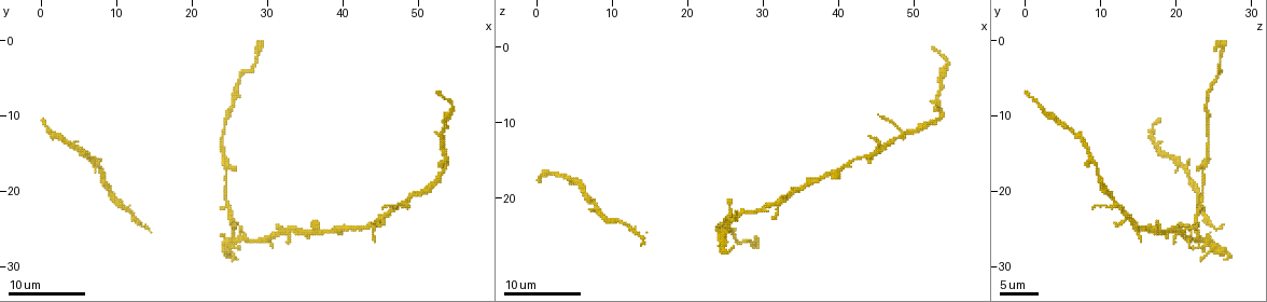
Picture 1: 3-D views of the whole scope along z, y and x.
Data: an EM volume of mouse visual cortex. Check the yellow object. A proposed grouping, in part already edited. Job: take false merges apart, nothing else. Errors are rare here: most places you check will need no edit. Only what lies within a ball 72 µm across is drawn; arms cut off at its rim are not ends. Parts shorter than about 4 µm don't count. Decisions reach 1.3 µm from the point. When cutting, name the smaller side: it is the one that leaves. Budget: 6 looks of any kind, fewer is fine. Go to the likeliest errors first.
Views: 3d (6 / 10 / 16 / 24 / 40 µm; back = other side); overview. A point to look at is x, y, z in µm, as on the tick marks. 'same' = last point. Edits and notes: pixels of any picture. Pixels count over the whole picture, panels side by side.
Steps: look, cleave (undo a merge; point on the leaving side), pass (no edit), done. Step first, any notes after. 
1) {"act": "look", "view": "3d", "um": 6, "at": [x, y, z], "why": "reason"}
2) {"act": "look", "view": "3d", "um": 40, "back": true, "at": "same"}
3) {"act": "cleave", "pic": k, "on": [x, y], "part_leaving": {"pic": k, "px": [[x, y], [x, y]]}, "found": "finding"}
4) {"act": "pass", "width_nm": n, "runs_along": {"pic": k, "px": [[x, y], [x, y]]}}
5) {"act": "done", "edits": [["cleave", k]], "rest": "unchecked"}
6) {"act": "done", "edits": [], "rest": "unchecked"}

{"act": "look", "view": "3d", "um": 10, "at": [24.5, 17.5, 24.0], "why": "three arms meet"}

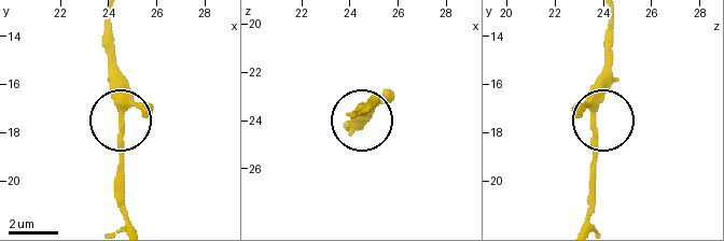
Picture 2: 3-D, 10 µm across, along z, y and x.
{"act": "look", "view": "3d", "um": 10, "back": true, "at": [24.6, 17.6, 23.5], "why": "from behind"}

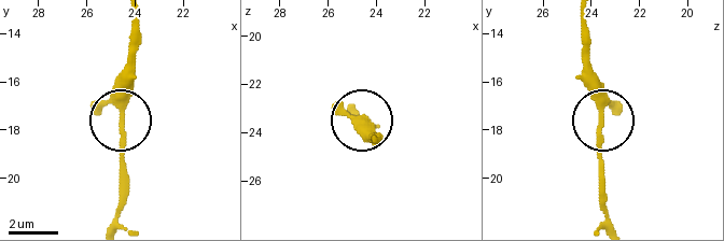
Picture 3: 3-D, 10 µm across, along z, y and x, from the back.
{"act": "pass", "runs_along": {"pic": 3, "px": [[112, 217], [121, 199], [121, 82], [127, 46]]}, "found": "one neuron here"}

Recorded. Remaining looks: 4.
{"act": "look", "view": "3d", "um": 6, "at": [32.0, 25.5, 21.0], "why": "a fork"}

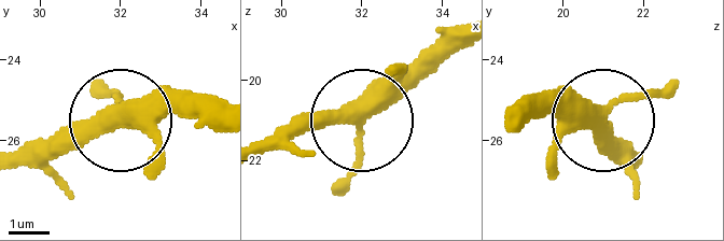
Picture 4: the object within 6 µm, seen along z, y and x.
{"act": "look", "view": "3d", "um": 6, "back": true, "at": [31.60, 25.35, 20.85]}

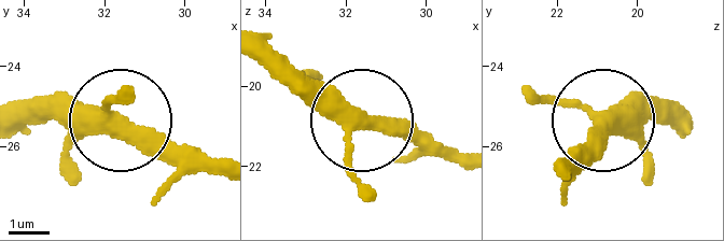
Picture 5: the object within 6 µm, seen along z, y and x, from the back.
{"act": "pass", "width_nm": 360, "runs_along": {"pic": 5, "px": [[600, 125], [686, 114]]}, "found": "one neuron here"}

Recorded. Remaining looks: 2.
{"act": "look", "view": "3d", "um": 10, "at": [29.0, 2.0, 26.0], "why": "sudden change in width"}

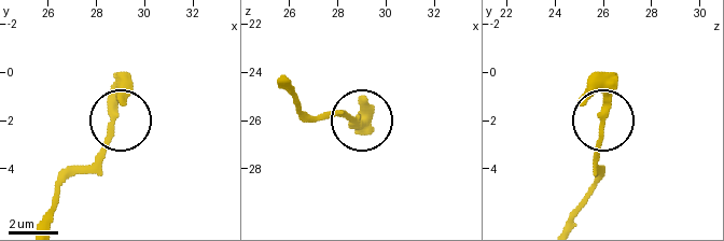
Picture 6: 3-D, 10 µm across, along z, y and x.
{"act": "pass", "runs_along": {"pic": 6, "px": [[281, 82], [310, 114], [358, 121]]}, "found": "continuous, no second neuron"}

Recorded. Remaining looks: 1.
{"act": "done", "edits": [], "rest": "unchecked"}

